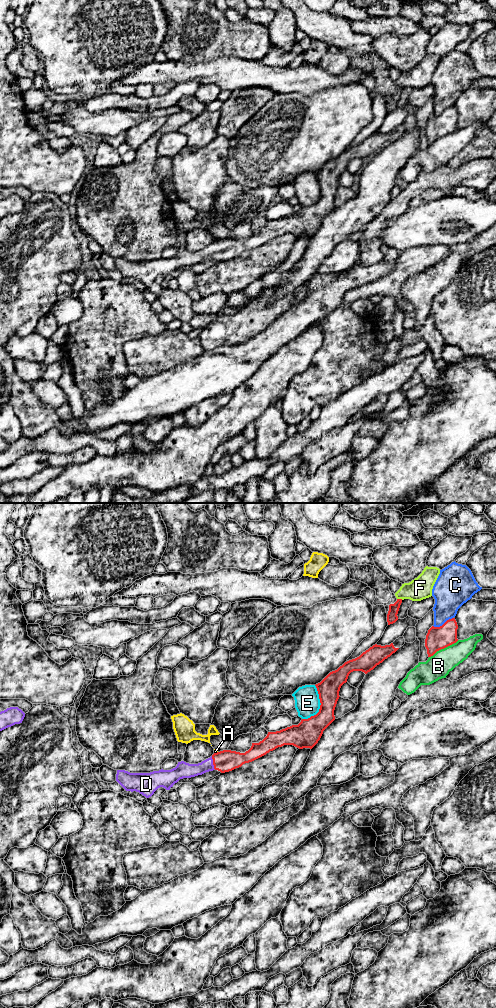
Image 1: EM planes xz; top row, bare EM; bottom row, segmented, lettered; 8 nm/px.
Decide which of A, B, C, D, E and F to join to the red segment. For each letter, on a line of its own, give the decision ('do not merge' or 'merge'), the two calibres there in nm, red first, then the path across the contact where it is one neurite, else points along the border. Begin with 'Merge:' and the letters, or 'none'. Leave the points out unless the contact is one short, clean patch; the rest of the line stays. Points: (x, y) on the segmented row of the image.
Merge: D
A: do not merge; calibres 180 and 20 nm; border xz (217, 751), (214, 753)
B: do not merge; calibres 190 and 200 nm
C: do not merge; calibres 190 and 280 nm
D: merge; calibres 180 and 130 nm; way xz (224, 761), (213, 763), (199, 769), (183, 770)
E: do not merge; calibres 220 and 200 nm
F: do not merge; calibres 90 and 180 nm; border xz (397, 598), (402, 599)

